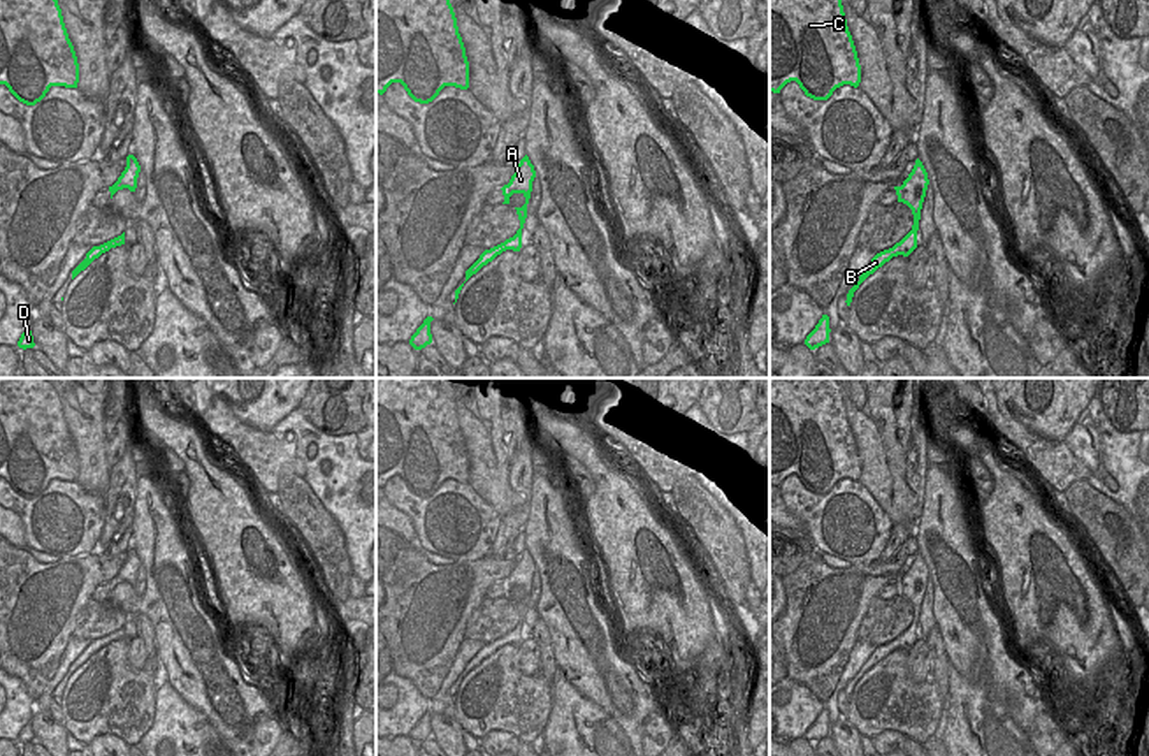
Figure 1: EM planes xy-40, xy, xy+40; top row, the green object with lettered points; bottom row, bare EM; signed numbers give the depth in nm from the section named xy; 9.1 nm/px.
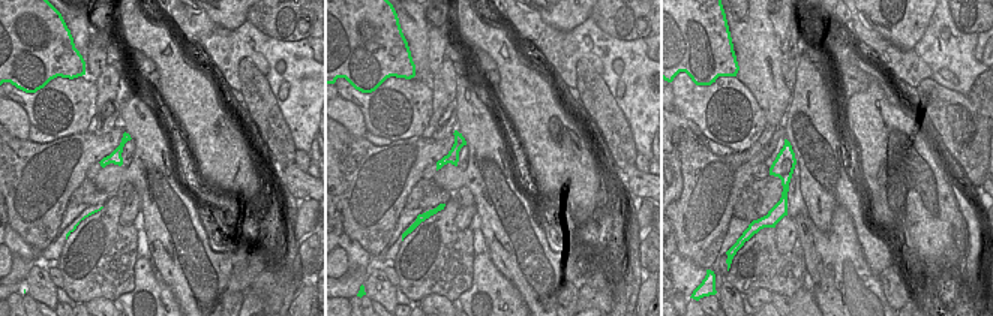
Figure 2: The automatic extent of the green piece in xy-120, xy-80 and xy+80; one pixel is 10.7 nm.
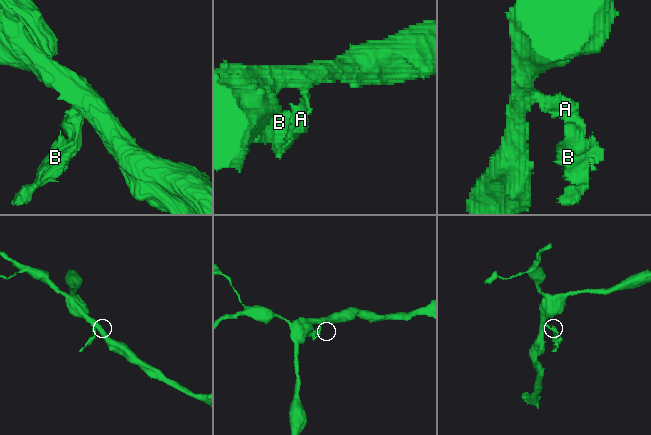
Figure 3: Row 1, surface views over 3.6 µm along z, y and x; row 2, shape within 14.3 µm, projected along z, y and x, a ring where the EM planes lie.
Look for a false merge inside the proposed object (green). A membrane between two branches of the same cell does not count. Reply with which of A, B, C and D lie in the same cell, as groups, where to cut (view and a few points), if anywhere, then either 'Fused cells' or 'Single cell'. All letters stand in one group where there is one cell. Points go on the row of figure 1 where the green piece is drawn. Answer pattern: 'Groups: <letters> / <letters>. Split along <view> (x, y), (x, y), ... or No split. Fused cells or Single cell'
Groups: A B C D. No split. Single cell.

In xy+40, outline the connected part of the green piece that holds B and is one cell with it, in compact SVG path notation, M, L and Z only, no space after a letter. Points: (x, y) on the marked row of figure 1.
M917 158L912 172L903 181L903 185L894 186L898 202L903 202L912 209L912 214L914 214L912 230L892 248L884 250L871 258L868 267L861 273L859 281L849 290L847 301L845 301L847 306L850 306L854 292L870 274L873 274L878 267L889 262L892 257L898 257L898 255L908 257L917 248L917 230L919 230L921 209L922 209L928 185L929 185L928 172L922 162Z

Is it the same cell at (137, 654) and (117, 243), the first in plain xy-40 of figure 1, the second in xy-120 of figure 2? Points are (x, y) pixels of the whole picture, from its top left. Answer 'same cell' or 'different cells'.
different cells

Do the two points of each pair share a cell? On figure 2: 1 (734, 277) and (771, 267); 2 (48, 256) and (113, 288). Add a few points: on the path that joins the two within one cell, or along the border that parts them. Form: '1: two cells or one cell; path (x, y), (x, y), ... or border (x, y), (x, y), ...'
1: one cell; path (743, 274), (753, 267), (762, 267)
2: two cells; border (66, 240), (60, 256), (53, 264)

